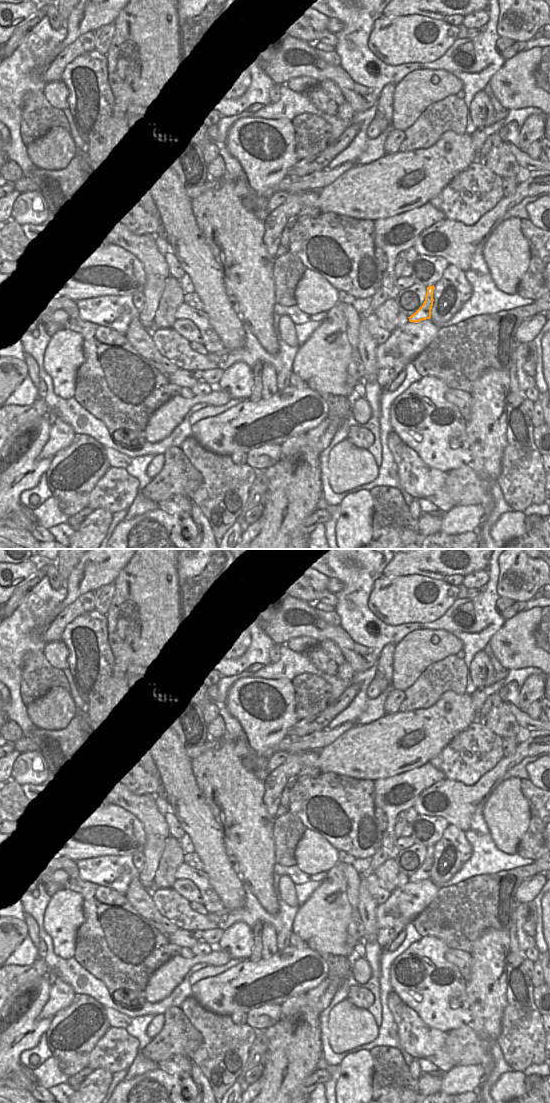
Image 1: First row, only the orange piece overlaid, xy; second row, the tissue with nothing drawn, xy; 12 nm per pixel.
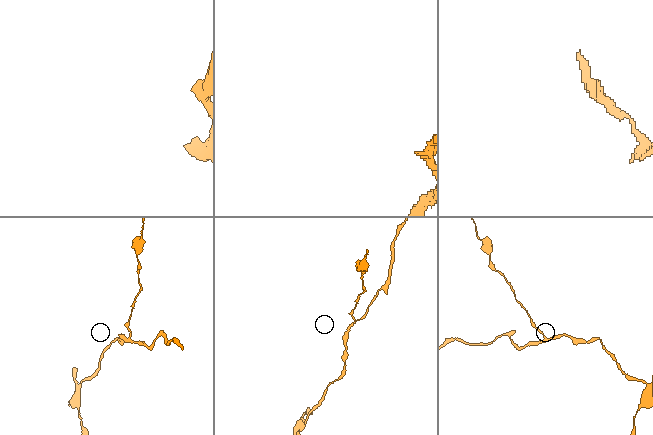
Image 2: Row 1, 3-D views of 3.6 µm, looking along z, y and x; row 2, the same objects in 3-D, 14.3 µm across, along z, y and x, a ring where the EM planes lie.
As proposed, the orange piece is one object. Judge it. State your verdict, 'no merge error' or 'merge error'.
merge error

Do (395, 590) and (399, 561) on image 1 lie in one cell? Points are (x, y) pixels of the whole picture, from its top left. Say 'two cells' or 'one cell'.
two cells

